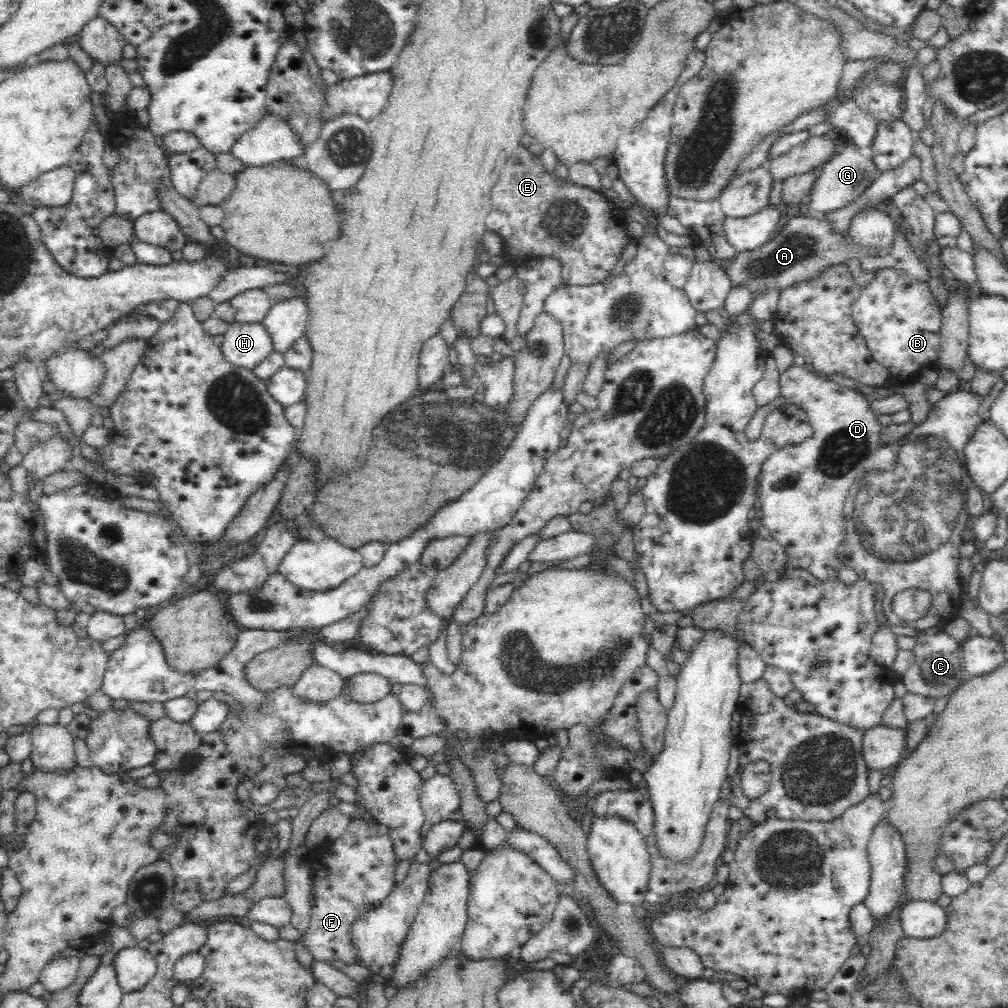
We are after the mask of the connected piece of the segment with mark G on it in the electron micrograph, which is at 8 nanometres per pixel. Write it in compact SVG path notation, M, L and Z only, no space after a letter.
M852 142L842 143L837 154L820 167L818 178L804 201L800 201L797 207L791 211L791 216L824 216L830 215L838 208L846 208L870 186L871 182L881 173L872 158L864 157L858 153Z

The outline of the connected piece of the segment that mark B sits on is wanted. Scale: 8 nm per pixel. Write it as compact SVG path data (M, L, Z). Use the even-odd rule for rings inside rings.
M900 268L880 269L876 278L861 288L860 296L852 303L851 317L872 359L887 369L892 378L910 378L924 369L925 365L936 364L939 360L941 307L928 281L920 280Z

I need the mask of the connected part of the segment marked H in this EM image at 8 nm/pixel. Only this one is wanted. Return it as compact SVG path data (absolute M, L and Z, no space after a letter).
M233 321L223 334L220 344L228 363L253 369L272 352L271 338L261 322L238 323Z

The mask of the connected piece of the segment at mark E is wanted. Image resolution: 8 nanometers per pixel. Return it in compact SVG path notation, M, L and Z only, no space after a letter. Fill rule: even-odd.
M520 146L499 174L499 179L489 192L490 212L485 220L488 231L502 236L504 254L511 254L526 260L546 255L556 255L562 261L562 280L570 285L593 285L604 282L612 275L614 266L620 260L622 250L633 240L628 234L627 220L623 209L599 191L576 186L554 179L542 168L541 157L533 158L527 148Z

